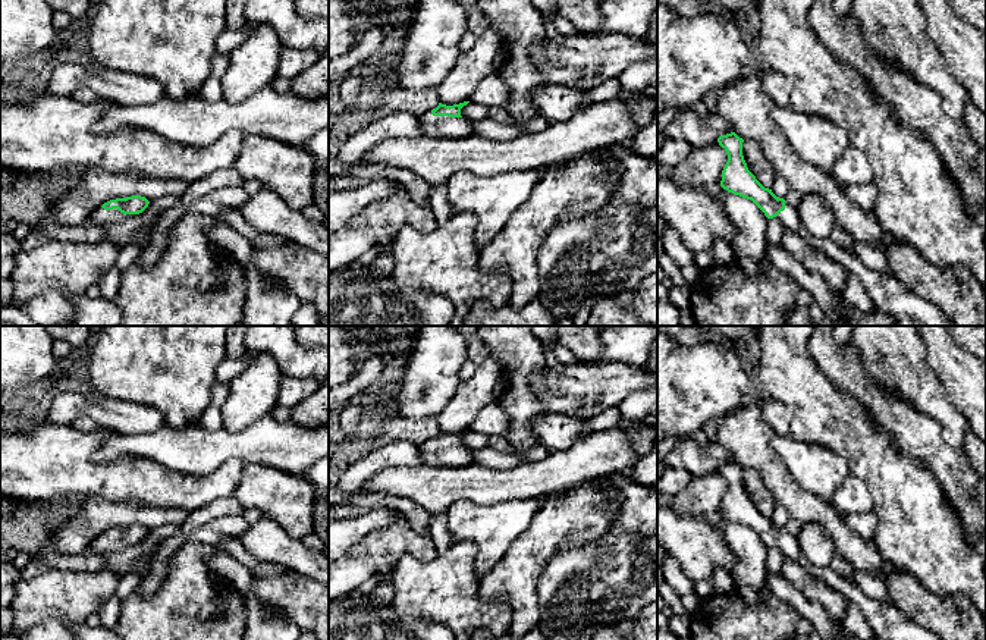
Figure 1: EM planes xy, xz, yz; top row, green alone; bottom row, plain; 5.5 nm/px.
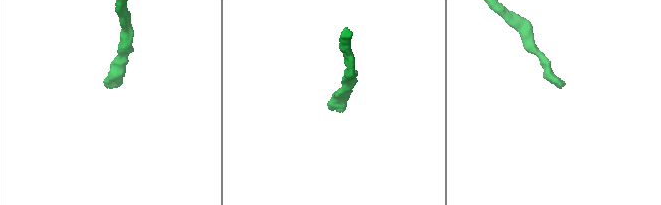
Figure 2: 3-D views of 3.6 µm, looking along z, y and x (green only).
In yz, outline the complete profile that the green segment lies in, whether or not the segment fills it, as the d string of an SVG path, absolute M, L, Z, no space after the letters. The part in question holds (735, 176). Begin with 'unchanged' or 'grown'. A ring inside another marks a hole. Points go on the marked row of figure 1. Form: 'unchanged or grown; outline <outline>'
grown; outline M735 132L720 135L717 142L728 154L720 186L728 192L751 200L767 219L778 217L784 229L795 232L829 258L841 263L848 273L867 286L874 307L894 317L896 326L954 326L941 310L910 292L895 276L870 270L858 255L839 248L829 236L813 236L803 226L797 208L784 198L778 198L772 189L764 188L748 170L742 156L744 139Z

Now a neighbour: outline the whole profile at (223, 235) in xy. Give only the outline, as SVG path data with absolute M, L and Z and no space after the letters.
M217 219L214 228L210 230L210 236L217 245L232 251L238 260L246 261L249 258L251 242L223 220Z

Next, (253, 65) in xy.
M248 25L244 43L227 54L227 69L222 76L223 98L229 103L241 103L270 85L277 76L282 47L279 37L271 28Z

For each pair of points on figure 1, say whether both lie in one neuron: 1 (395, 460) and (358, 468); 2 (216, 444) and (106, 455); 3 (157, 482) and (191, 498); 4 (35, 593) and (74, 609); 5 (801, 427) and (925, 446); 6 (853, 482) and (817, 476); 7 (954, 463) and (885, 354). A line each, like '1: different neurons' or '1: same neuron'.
1: same neuron
2: same neuron
3: same neuron
4: same neuron
5: different neurons
6: different neurons
7: different neurons

